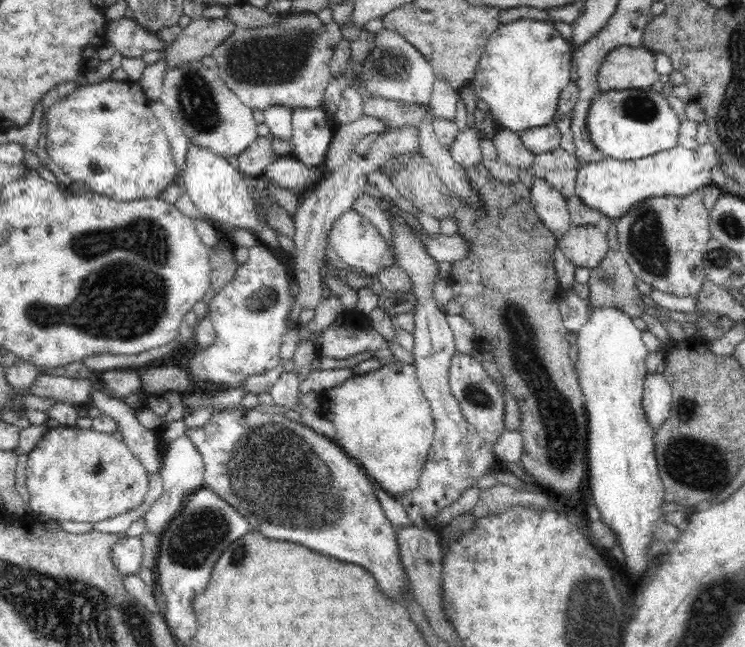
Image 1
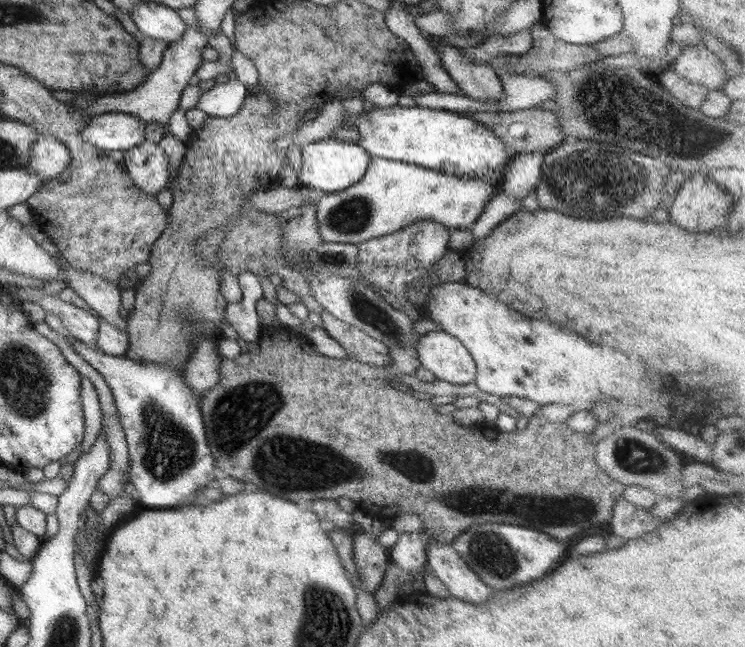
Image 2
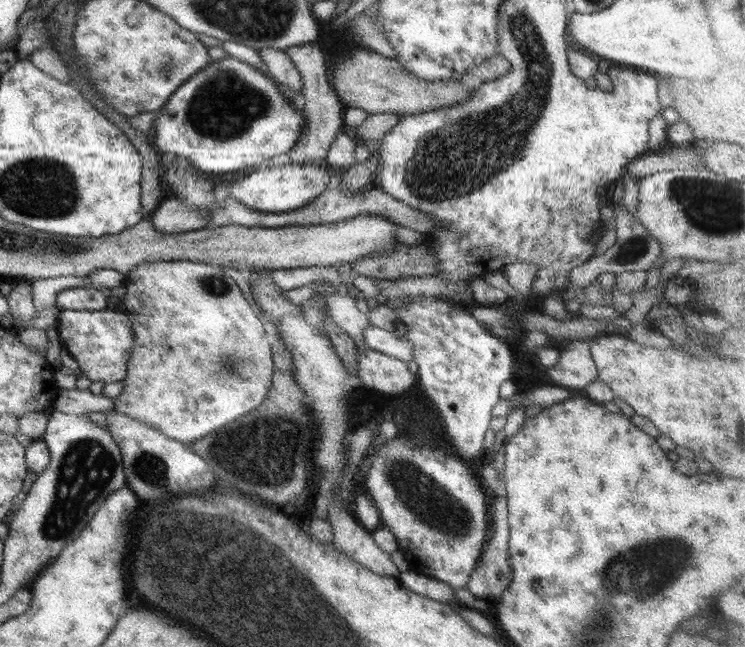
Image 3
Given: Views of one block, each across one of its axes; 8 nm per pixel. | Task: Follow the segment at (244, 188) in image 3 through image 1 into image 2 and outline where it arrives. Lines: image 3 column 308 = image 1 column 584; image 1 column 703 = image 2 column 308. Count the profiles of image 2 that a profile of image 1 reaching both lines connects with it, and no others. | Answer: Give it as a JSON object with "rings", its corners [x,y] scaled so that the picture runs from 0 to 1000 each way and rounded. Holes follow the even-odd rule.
{"rings":[[[435,213],[427,219],[408,221],[404,224],[404,236],[405,264],[399,272],[400,287],[430,300],[435,300],[432,294],[448,298],[475,287],[489,274],[499,249],[499,241],[489,229],[478,221],[464,223],[454,213]]]}

